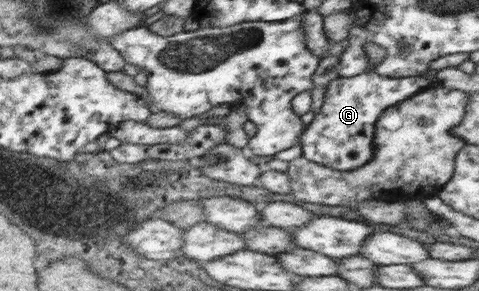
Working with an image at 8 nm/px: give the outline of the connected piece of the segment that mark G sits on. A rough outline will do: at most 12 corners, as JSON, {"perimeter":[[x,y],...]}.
{"perimeter":[[370,69],[339,76],[302,134],[303,156],[340,171],[375,154],[381,115],[437,83]]}

